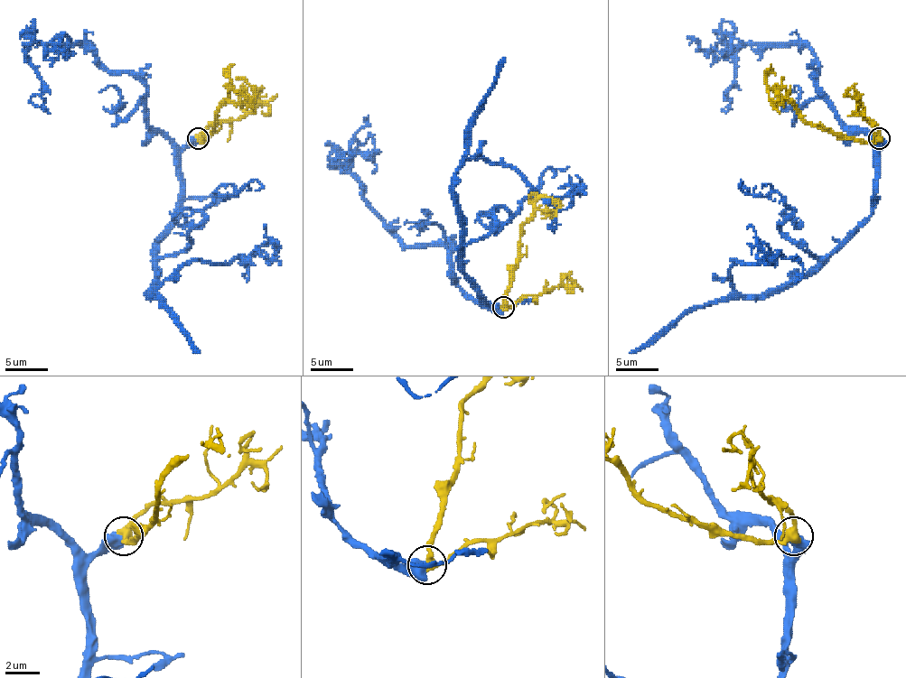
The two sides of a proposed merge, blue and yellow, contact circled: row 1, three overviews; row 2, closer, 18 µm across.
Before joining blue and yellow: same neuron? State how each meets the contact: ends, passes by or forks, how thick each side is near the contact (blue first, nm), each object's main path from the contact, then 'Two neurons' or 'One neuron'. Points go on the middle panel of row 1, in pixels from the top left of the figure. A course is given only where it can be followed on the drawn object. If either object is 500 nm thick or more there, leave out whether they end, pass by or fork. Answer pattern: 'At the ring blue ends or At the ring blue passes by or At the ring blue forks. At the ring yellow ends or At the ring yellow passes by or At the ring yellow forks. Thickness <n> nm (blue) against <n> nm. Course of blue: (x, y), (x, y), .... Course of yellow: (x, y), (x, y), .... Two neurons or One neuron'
Thickness 600 nm (blue) against 440 nm. Course of blue: (503, 308), (488, 308), (464, 272), (453, 173), (471, 158), (511, 164), (567, 209), (571, 188), (560, 186). Course of yellow: (503, 308), (509, 275), (518, 258), (520, 228), (533, 216), (537, 200), (550, 197), (560, 208). Two neurons

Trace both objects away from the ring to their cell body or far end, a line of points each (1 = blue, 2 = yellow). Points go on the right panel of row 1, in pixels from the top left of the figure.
1: (880, 139), (873, 211), (805, 275), (741, 295), (730, 280), (736, 261), (781, 252), (760, 258), (758, 246)
2: (880, 139), (847, 139), (830, 130), (811, 126), (788, 100), (772, 89), (769, 98), (779, 113)

